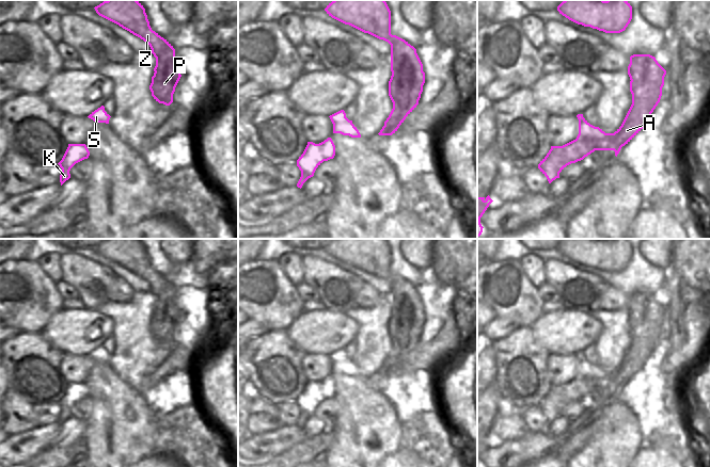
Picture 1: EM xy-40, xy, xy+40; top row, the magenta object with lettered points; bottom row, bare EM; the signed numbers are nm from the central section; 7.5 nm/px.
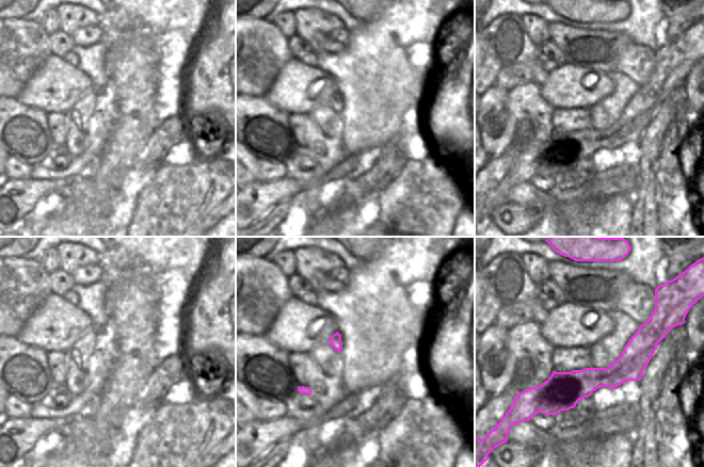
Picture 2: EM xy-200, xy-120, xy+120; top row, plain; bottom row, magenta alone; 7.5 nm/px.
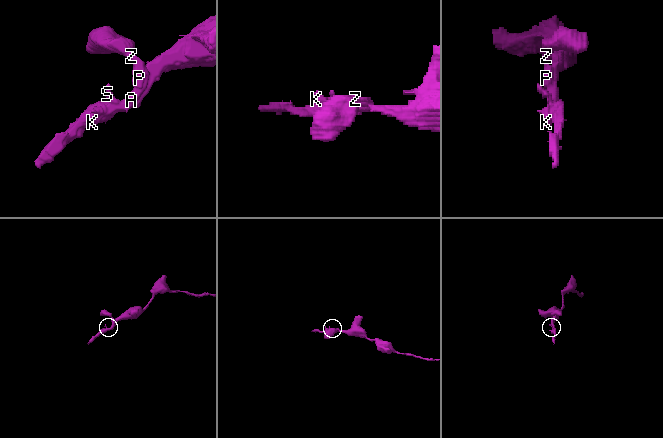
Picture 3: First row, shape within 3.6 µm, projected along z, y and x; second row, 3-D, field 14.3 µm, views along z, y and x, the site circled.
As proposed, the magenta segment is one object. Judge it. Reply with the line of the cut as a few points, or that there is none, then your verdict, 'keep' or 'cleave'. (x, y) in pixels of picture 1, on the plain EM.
cut in xy+40 along (662, 306), (648, 302), (643, 320), (635, 326), (630, 320); cleave

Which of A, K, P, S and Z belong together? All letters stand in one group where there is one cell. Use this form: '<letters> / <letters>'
A K P S / Z

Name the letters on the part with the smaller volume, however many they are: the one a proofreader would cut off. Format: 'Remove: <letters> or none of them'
Remove: Z

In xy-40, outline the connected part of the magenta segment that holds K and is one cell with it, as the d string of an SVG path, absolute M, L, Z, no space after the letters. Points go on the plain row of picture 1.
M68 383L68 386L62 397L58 402L62 407L60 414L61 424L70 417L69 409L78 401L88 398L90 390L85 383Z

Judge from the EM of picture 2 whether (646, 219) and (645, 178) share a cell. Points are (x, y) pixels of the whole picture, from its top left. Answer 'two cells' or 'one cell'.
one cell

